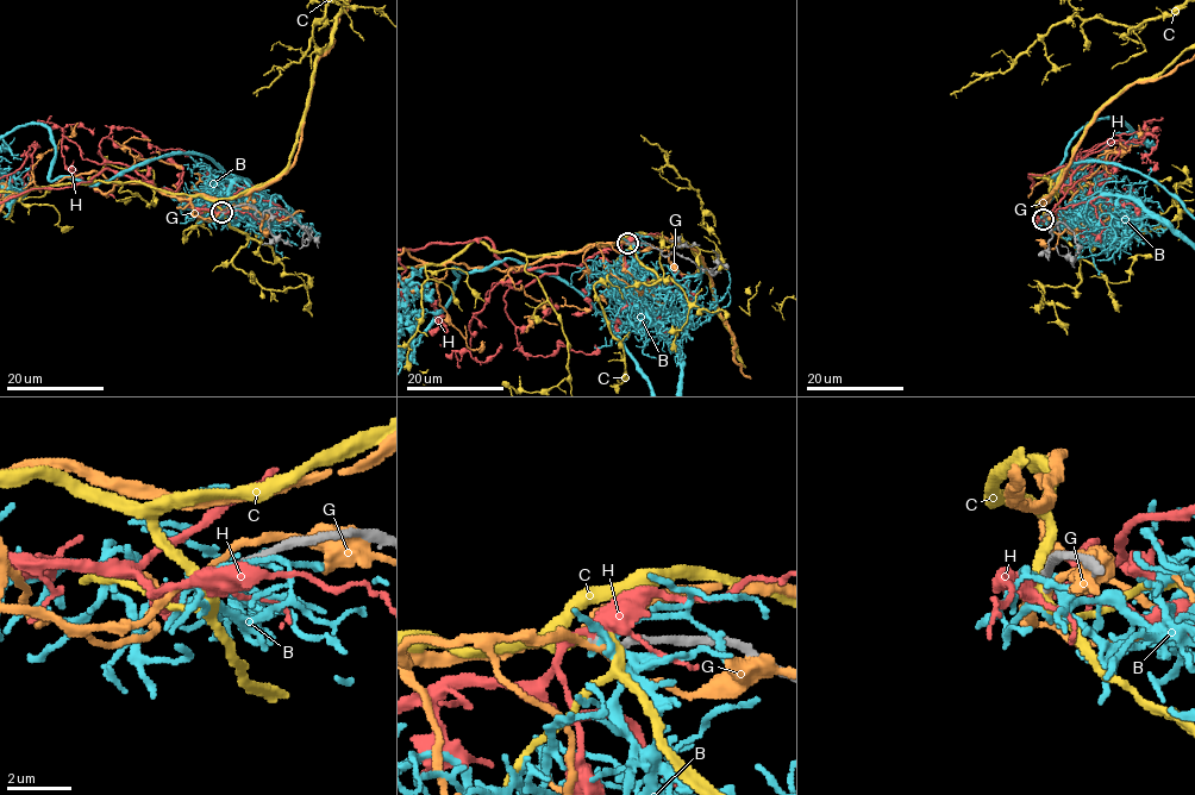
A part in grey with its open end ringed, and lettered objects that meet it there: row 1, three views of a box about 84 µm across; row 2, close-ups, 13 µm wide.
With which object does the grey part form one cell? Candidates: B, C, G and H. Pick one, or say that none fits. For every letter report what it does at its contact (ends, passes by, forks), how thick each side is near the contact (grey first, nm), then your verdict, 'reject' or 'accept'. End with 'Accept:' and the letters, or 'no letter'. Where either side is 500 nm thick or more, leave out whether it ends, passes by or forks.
B: it passes by | 300/200 nm | reject
C: it passes by | 260/300 nm | reject
G: it passes by | 280/220 nm | reject
H: it passes by | 240/320 nm | accept
Accept: H

